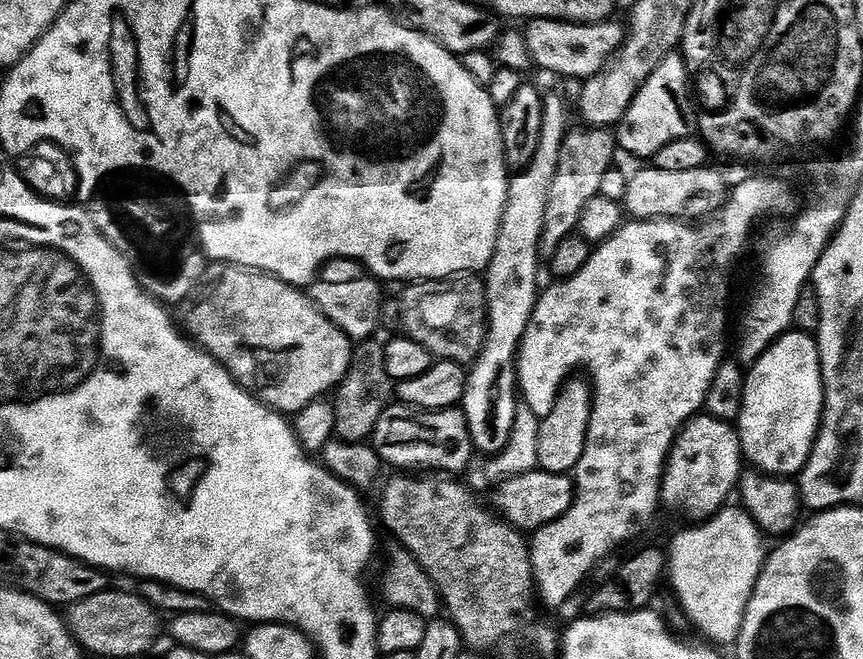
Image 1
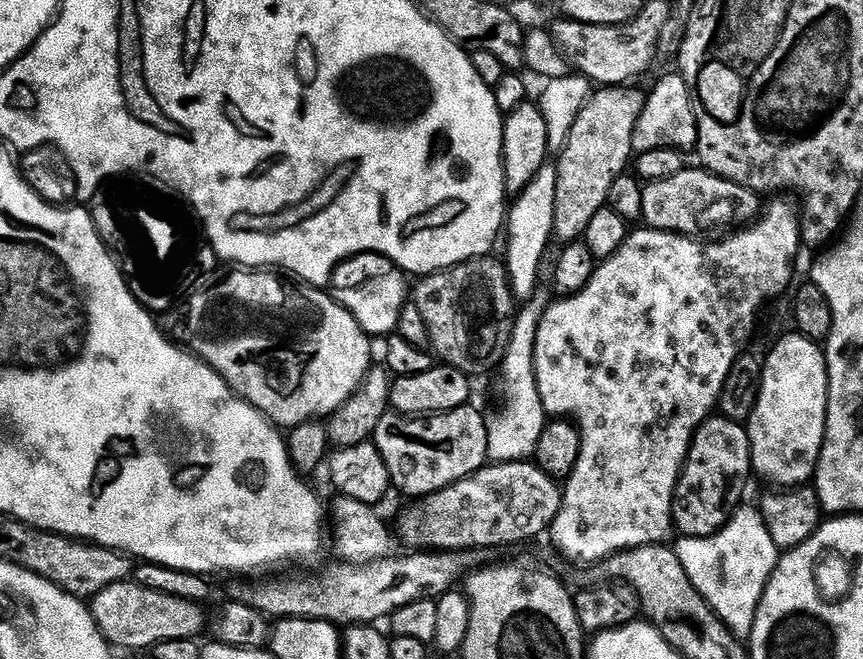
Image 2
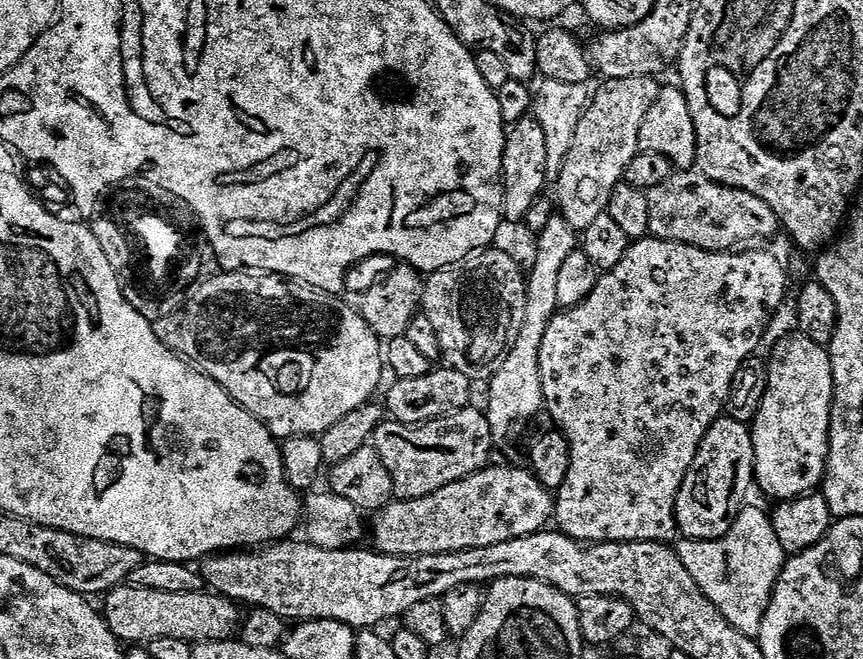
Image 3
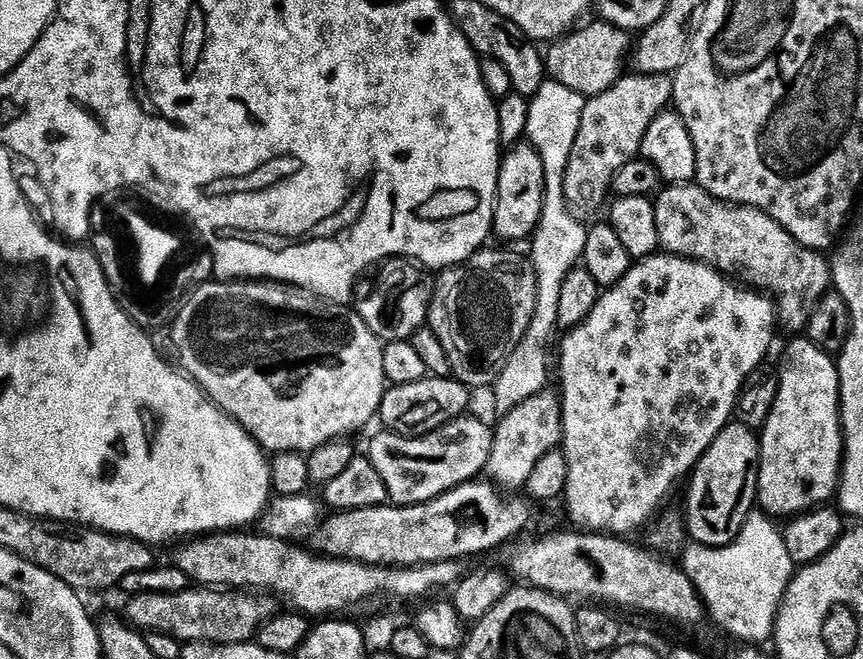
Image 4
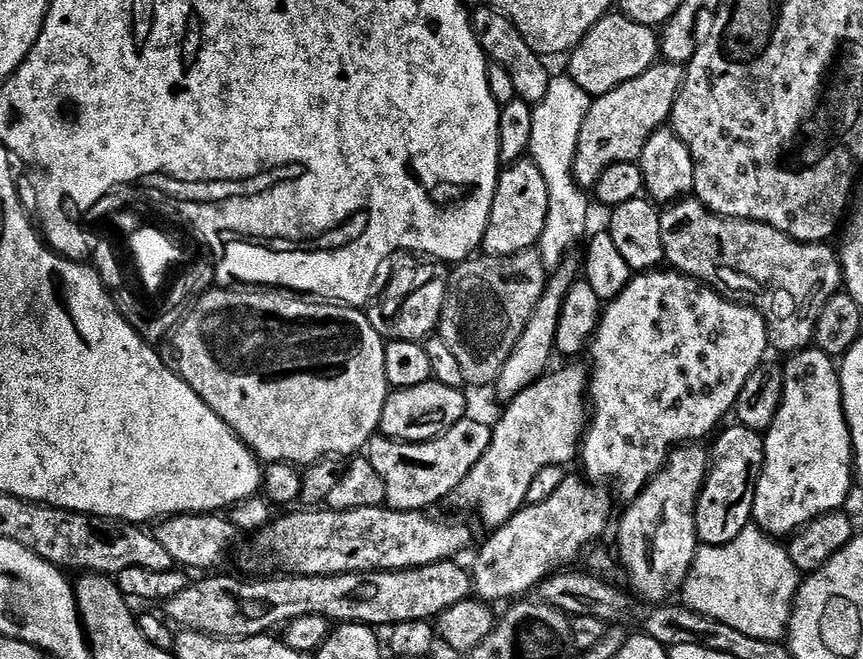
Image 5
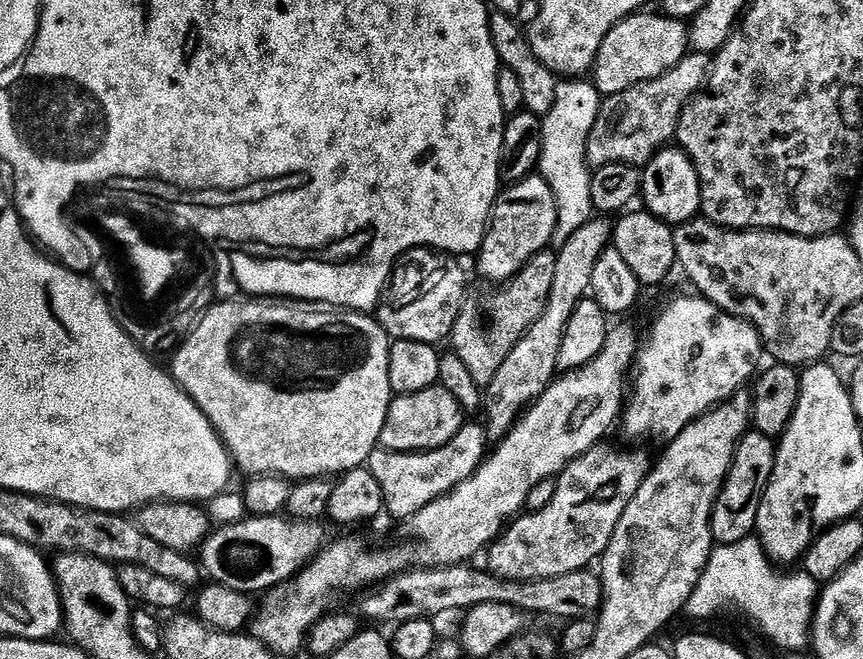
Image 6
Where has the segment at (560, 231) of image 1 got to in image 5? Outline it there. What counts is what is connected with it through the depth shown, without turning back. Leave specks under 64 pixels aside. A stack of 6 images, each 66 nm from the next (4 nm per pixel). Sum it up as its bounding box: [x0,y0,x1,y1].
[572,62,685,189]

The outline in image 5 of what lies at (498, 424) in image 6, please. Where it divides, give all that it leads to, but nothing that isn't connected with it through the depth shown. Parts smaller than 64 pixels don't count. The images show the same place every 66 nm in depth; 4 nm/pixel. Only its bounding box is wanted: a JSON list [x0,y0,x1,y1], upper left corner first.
[494,254,581,402]

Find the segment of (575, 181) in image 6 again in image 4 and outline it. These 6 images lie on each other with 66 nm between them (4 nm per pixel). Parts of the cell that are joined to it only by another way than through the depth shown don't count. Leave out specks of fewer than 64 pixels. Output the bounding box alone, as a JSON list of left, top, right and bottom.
[495,78,589,413]

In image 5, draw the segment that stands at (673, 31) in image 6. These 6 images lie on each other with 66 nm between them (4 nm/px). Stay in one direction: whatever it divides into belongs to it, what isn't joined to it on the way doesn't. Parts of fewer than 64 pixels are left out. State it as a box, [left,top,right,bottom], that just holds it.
[567,14,662,98]

